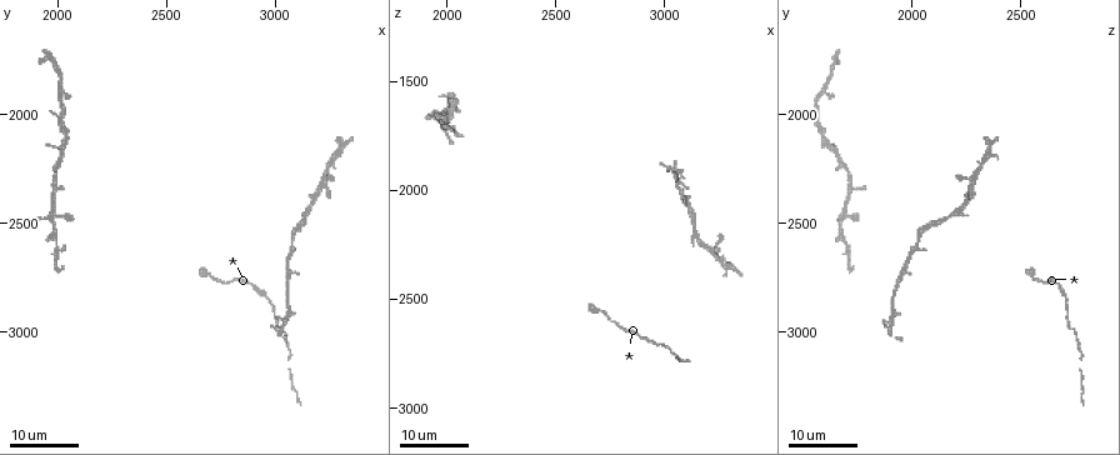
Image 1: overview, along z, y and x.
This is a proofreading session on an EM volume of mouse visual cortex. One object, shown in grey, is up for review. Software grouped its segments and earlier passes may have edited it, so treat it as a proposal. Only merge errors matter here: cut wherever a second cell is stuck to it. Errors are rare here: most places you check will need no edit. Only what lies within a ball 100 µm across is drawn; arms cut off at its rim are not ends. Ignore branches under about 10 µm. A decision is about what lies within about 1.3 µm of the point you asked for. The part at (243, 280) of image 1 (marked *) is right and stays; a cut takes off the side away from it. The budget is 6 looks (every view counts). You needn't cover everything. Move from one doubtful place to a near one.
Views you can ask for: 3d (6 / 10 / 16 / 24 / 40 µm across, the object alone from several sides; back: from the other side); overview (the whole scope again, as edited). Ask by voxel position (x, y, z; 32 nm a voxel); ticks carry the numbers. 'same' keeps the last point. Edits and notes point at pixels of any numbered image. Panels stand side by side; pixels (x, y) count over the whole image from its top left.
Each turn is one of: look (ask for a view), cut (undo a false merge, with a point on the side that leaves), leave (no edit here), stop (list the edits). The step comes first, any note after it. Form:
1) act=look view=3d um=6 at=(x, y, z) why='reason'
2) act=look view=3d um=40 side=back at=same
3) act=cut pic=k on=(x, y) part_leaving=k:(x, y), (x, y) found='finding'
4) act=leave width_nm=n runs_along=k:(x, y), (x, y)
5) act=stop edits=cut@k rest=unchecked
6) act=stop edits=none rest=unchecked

act=look view=3d um=24 at=(2650, 2710, 2530) why='calibre changes'

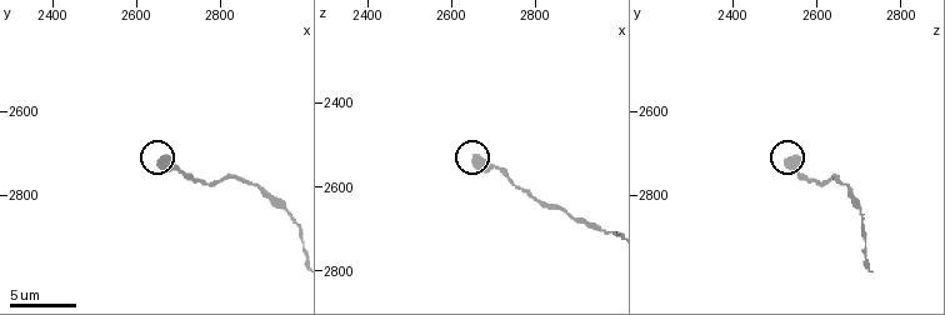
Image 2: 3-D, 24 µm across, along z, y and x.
act=look view=3d um=10 at=(2660, 2715, 2525)

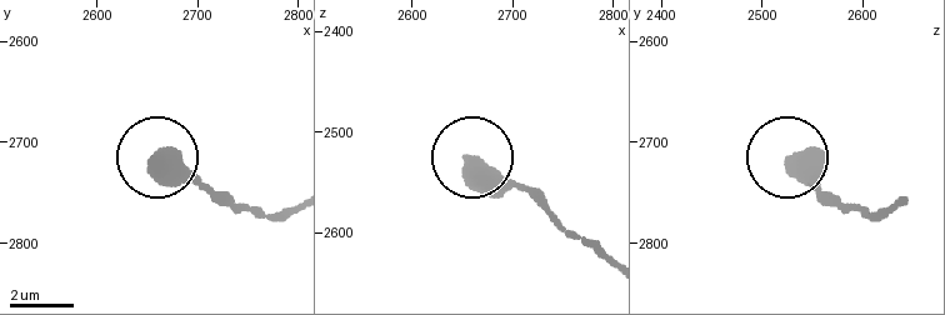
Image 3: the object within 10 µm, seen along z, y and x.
act=leave runs_along=3:(609, 264), (475, 156) found='continuous, no second cell'

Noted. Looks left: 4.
act=look view=3d um=16 at=(3070, 2590, 2020) why='thin neck'

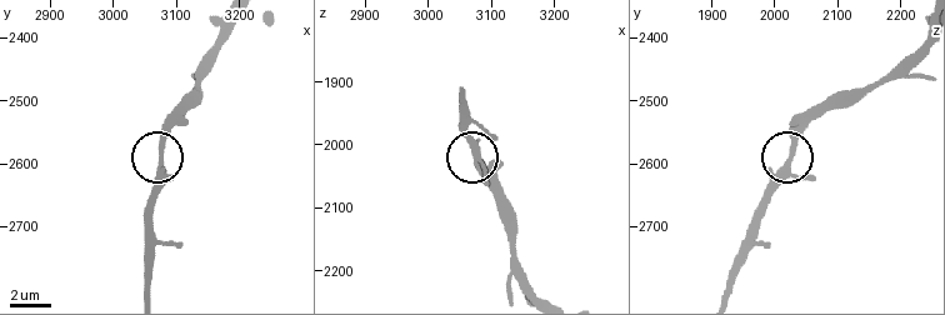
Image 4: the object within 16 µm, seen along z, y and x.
act=look view=3d um=6 at=(3075, 2585, 2025)

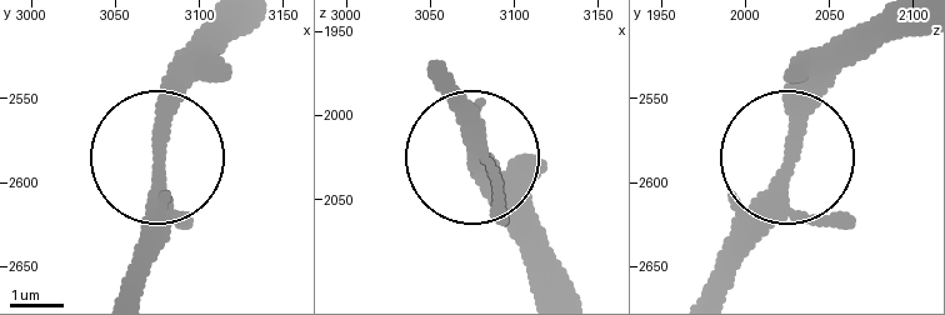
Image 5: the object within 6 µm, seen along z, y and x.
act=look view=3d um=6 side=back at=(3078, 2582, 2028)

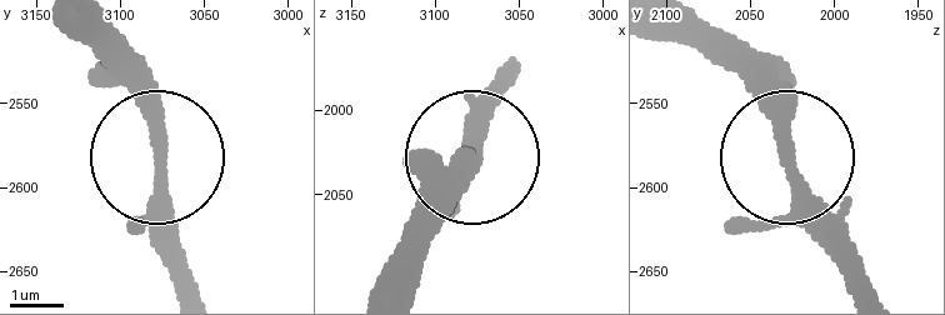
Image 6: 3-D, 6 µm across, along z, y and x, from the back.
act=leave found='continuous, no second cell'

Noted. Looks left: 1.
act=stop edits=none rest=unchecked

